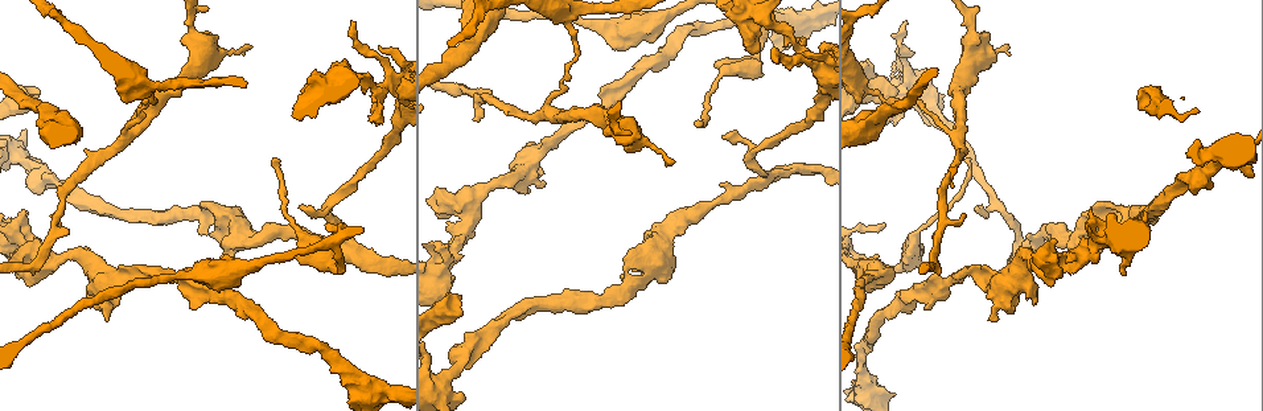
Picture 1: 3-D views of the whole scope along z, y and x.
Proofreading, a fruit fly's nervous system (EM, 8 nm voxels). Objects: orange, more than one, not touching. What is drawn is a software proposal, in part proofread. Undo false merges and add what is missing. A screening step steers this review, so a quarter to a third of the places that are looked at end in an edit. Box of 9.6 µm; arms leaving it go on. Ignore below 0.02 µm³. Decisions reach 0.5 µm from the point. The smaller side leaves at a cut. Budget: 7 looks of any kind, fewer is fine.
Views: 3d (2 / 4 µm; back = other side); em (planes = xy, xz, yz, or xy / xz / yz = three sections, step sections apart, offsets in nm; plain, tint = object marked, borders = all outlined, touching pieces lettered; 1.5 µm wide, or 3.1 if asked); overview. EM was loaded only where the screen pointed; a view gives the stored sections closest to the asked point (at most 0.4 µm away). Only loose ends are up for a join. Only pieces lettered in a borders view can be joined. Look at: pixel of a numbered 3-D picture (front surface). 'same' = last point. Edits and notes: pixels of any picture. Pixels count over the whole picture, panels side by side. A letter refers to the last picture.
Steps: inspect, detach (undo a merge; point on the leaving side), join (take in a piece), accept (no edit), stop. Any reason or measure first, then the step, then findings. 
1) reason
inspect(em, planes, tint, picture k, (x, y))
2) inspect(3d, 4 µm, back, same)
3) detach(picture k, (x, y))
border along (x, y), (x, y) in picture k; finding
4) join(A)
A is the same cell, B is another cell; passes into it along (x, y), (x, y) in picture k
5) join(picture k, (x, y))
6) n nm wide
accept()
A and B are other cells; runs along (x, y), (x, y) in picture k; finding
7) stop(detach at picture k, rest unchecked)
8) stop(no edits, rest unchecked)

abrupt turn
inspect(3d, 4 µm, picture 1, (144, 91))

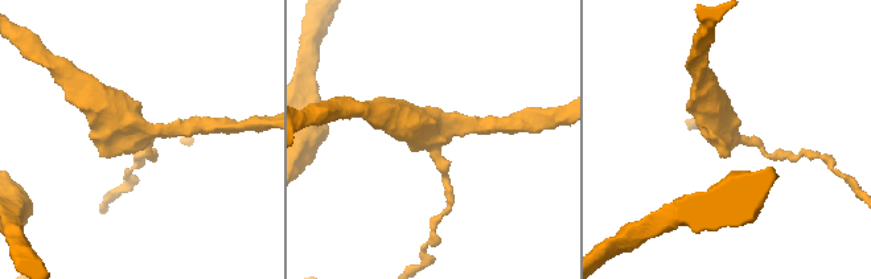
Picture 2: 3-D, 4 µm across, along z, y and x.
3 arms
inspect(em, planes, borders, picture 2, (133, 135))

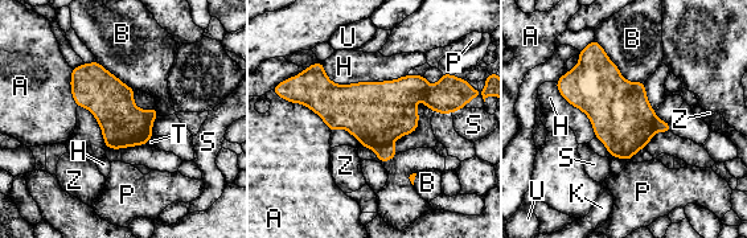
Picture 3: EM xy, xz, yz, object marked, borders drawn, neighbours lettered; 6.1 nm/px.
detach(picture 3, (377, 114))
A, B, H, K, P, S, T, U and Z are other cells; two neurons meet here

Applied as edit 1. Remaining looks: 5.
sudden change in width
inspect(3d, 2 µm, picture 1, (780, 29))

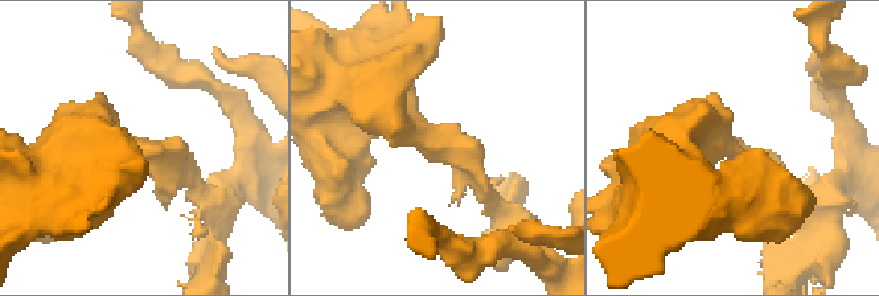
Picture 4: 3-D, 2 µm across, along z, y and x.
arms of 240, 380 nm; now the EM
inspect(em, planes, borders, picture 4, (730, 153))

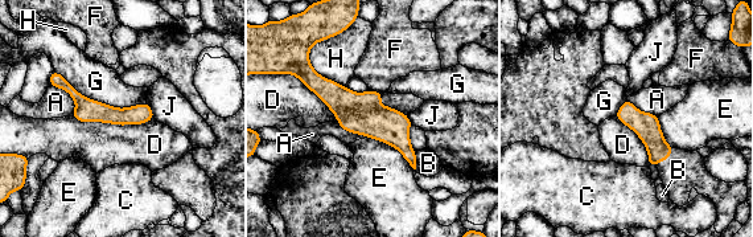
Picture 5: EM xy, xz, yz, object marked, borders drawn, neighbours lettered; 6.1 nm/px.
100 nm wide; G touches over 600 nm
accept()
A, B, C, D, E, F, G, H and J are other cells; one neuron here

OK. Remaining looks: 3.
an open end
inspect(3d, 4 µm, picture 1, (1059, 265))

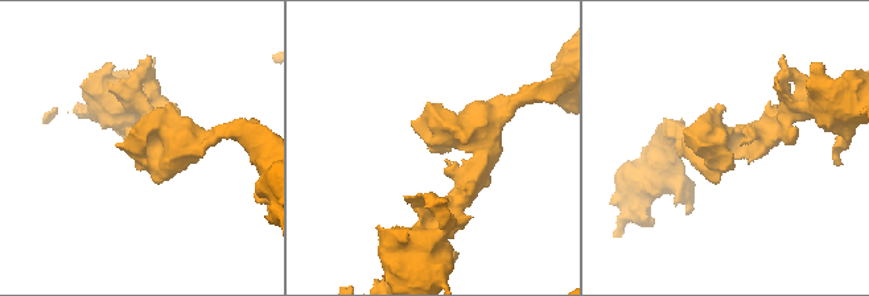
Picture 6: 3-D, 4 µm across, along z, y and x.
shape alone is not enough
inspect(em, xz, step 4, borders, picture 6, (429, 150))

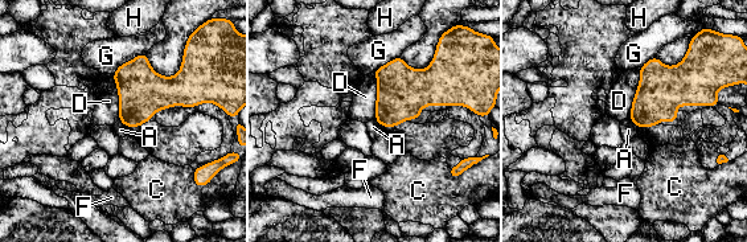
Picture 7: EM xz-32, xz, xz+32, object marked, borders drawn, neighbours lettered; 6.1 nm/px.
cut it another way
inspect(em, planes, borders, same)

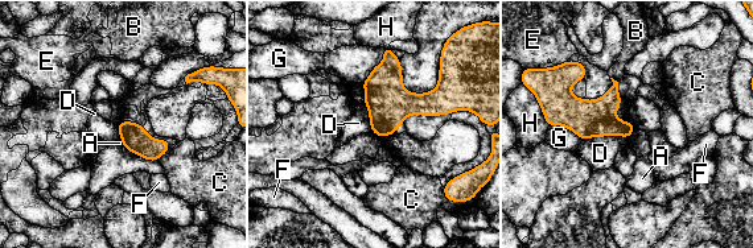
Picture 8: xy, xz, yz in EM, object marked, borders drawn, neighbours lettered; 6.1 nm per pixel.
accept()
A, B, C, D, E, F, G and H are other cells; border along (628, 137), (591, 136), (583, 140) in picture 8; none of them fits

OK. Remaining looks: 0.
stop(detach at picture 3, rest unchecked)

